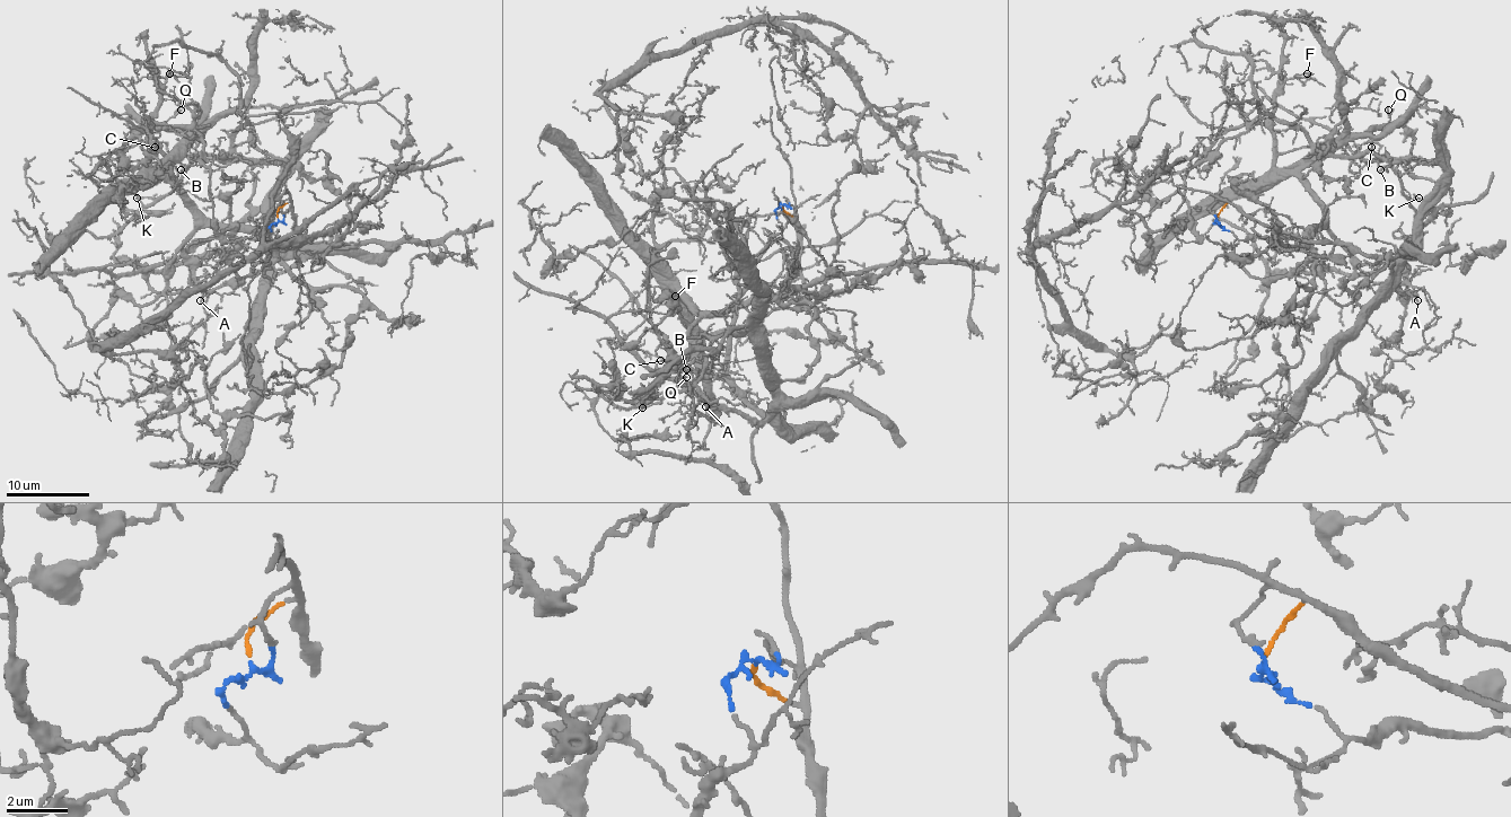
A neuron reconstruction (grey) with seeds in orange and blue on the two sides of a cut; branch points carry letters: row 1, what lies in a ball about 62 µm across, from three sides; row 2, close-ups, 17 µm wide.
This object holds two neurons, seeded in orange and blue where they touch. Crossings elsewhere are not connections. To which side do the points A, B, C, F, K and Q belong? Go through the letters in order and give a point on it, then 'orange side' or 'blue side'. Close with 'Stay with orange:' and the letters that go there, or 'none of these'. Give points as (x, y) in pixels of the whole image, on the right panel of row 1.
A: (1417, 300) | blue side
B: (1380, 169) | orange side
C: (1371, 147) | orange side
F: (1307, 73) | blue side
K: (1419, 198) | orange side
Q: (1388, 110) | blue side
Stay with orange: B, C, K

